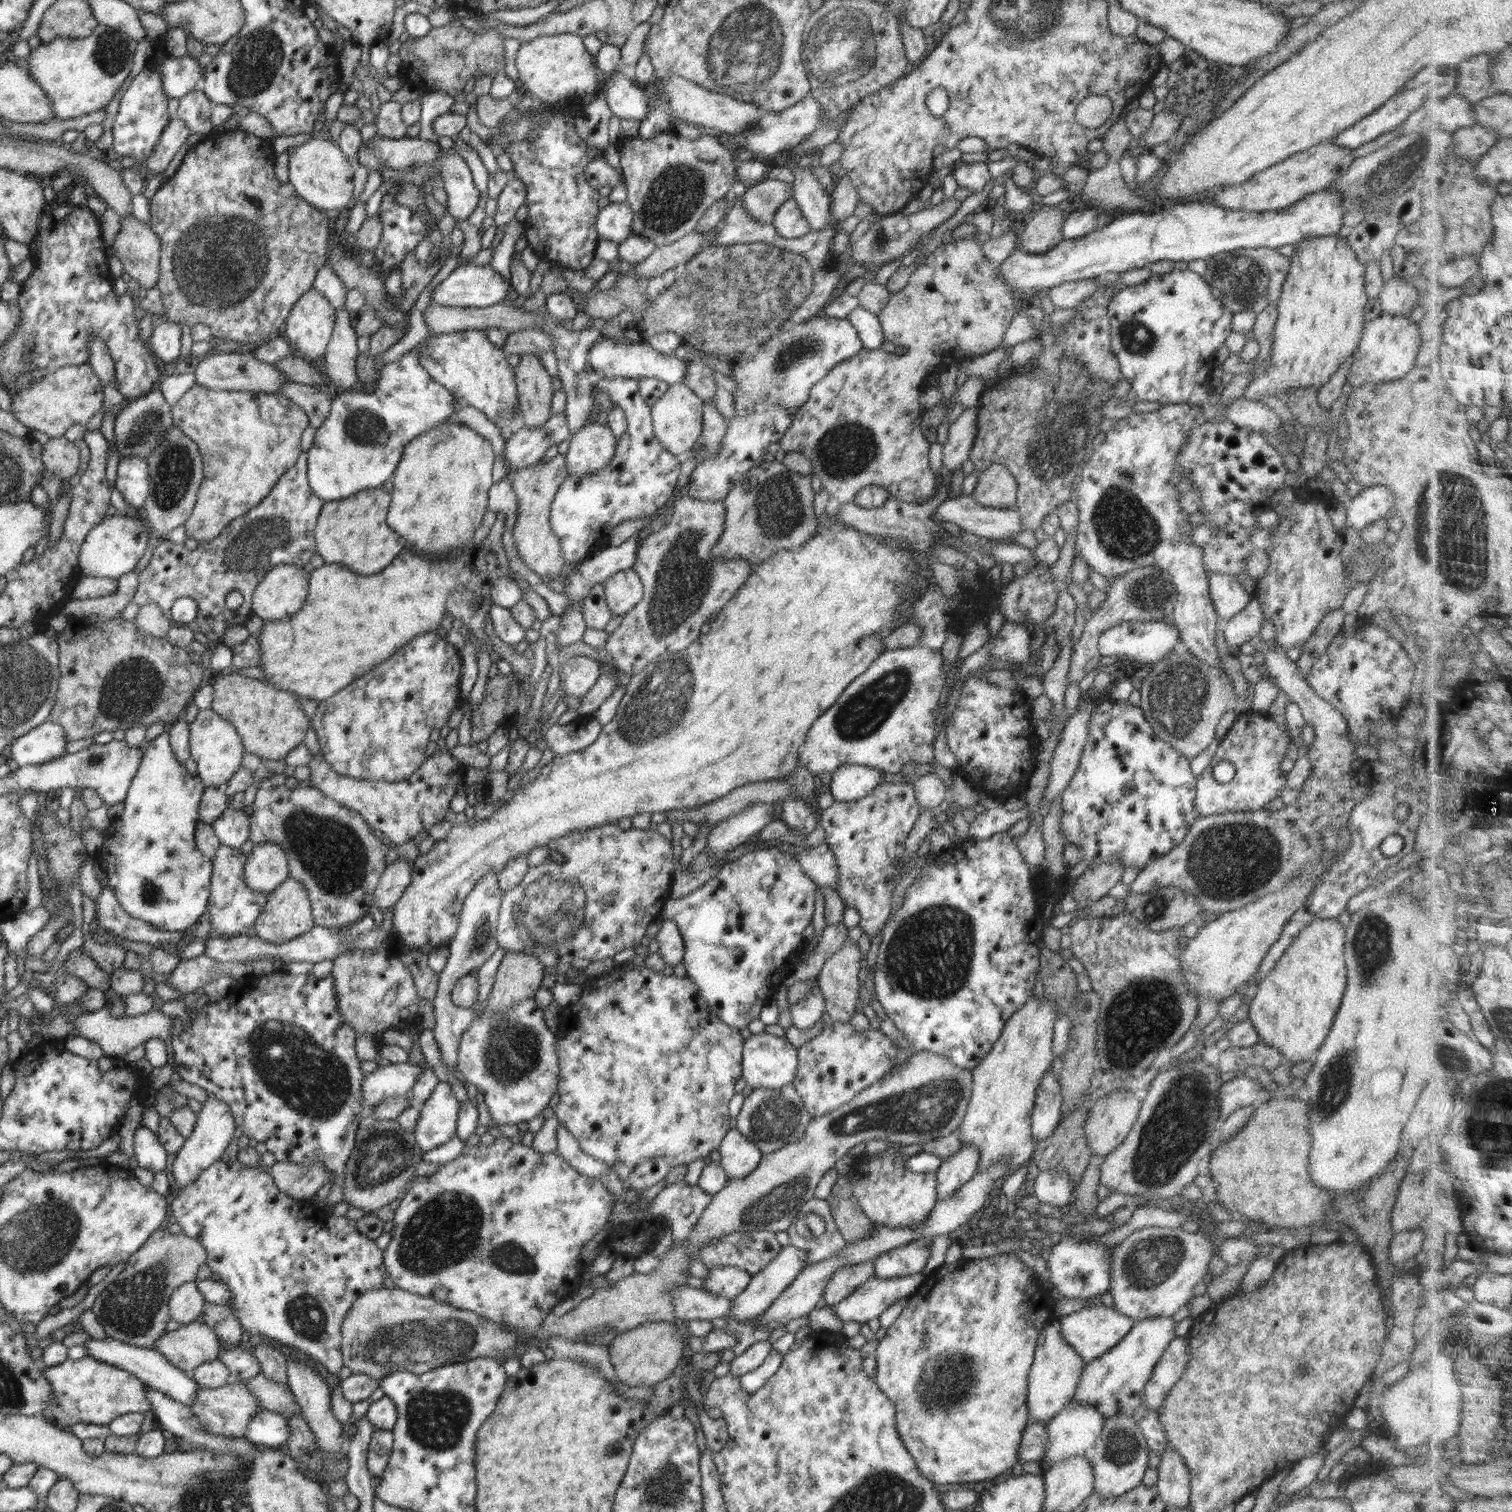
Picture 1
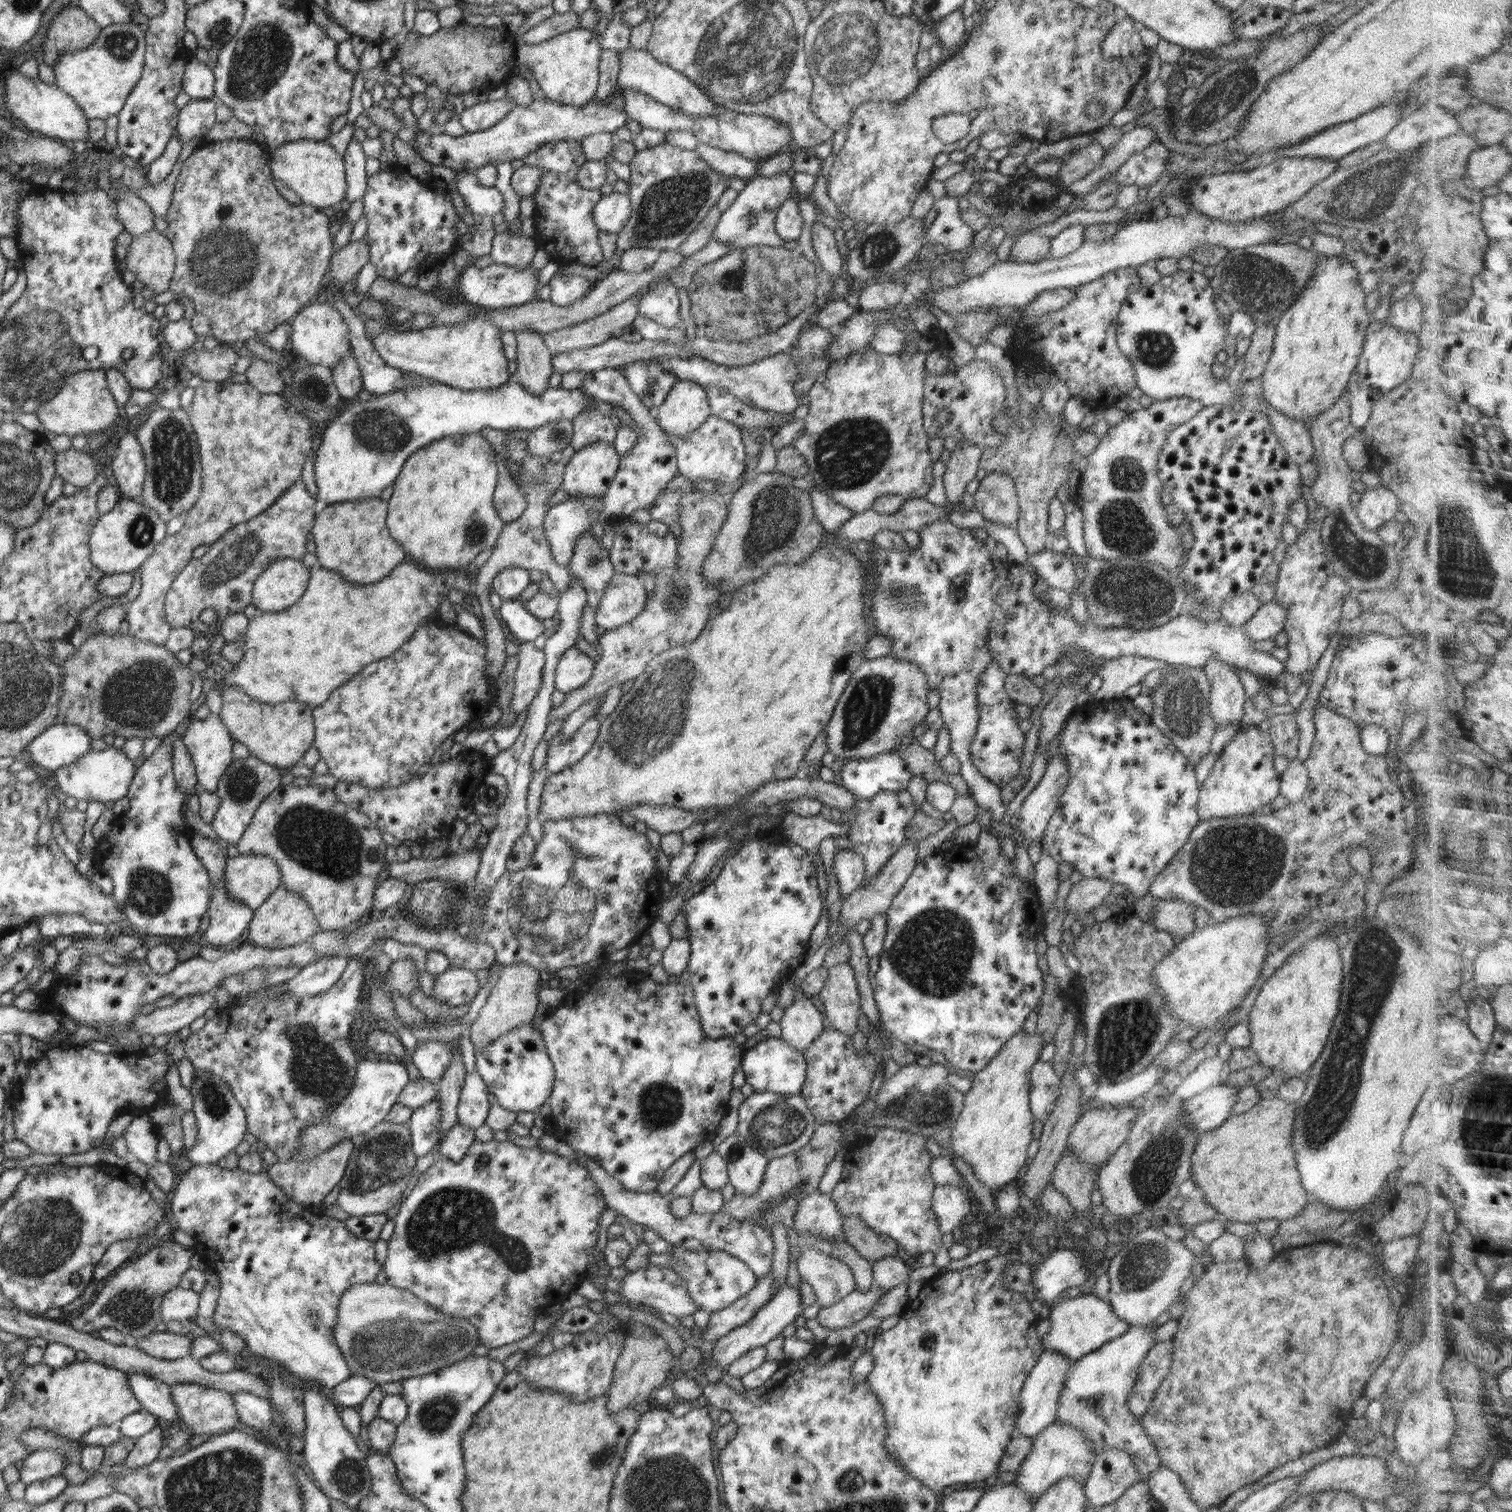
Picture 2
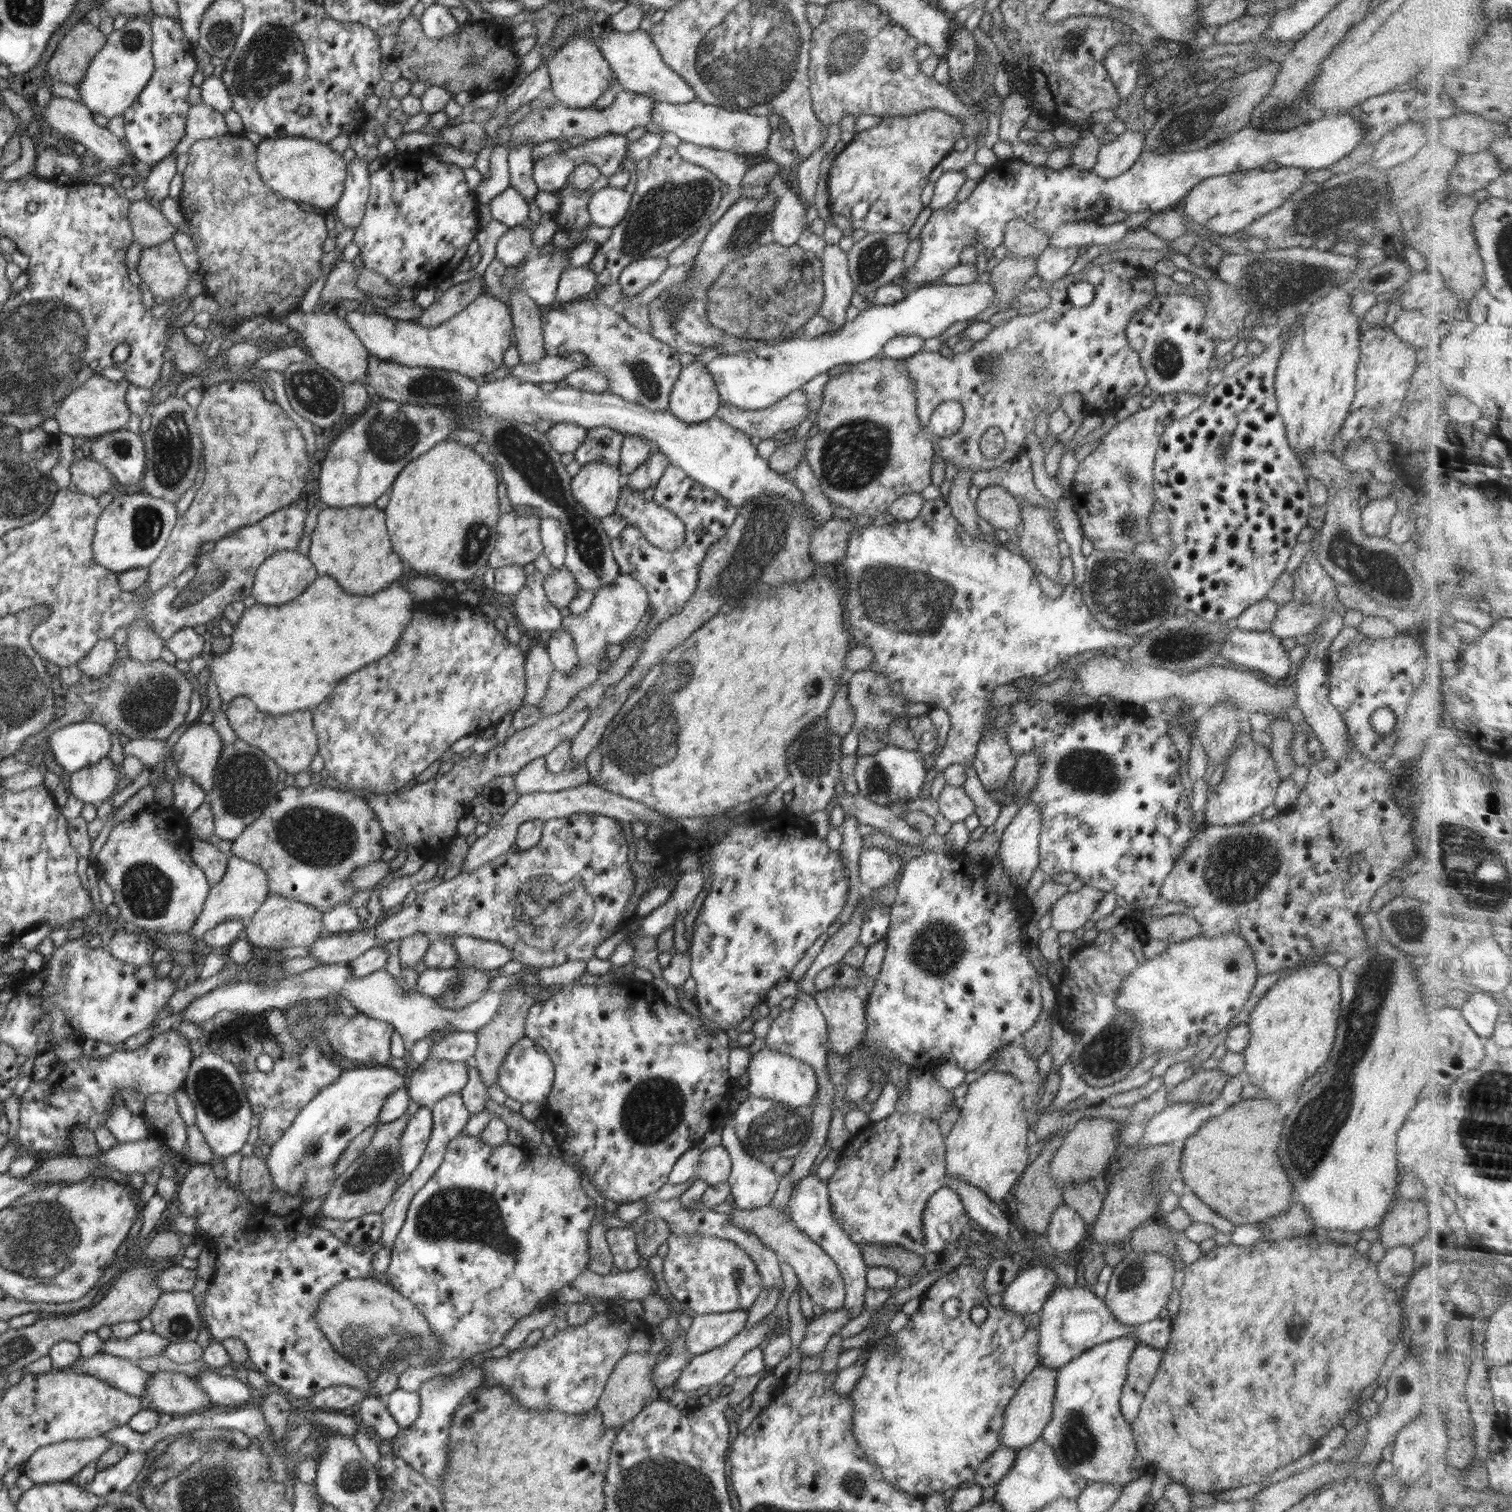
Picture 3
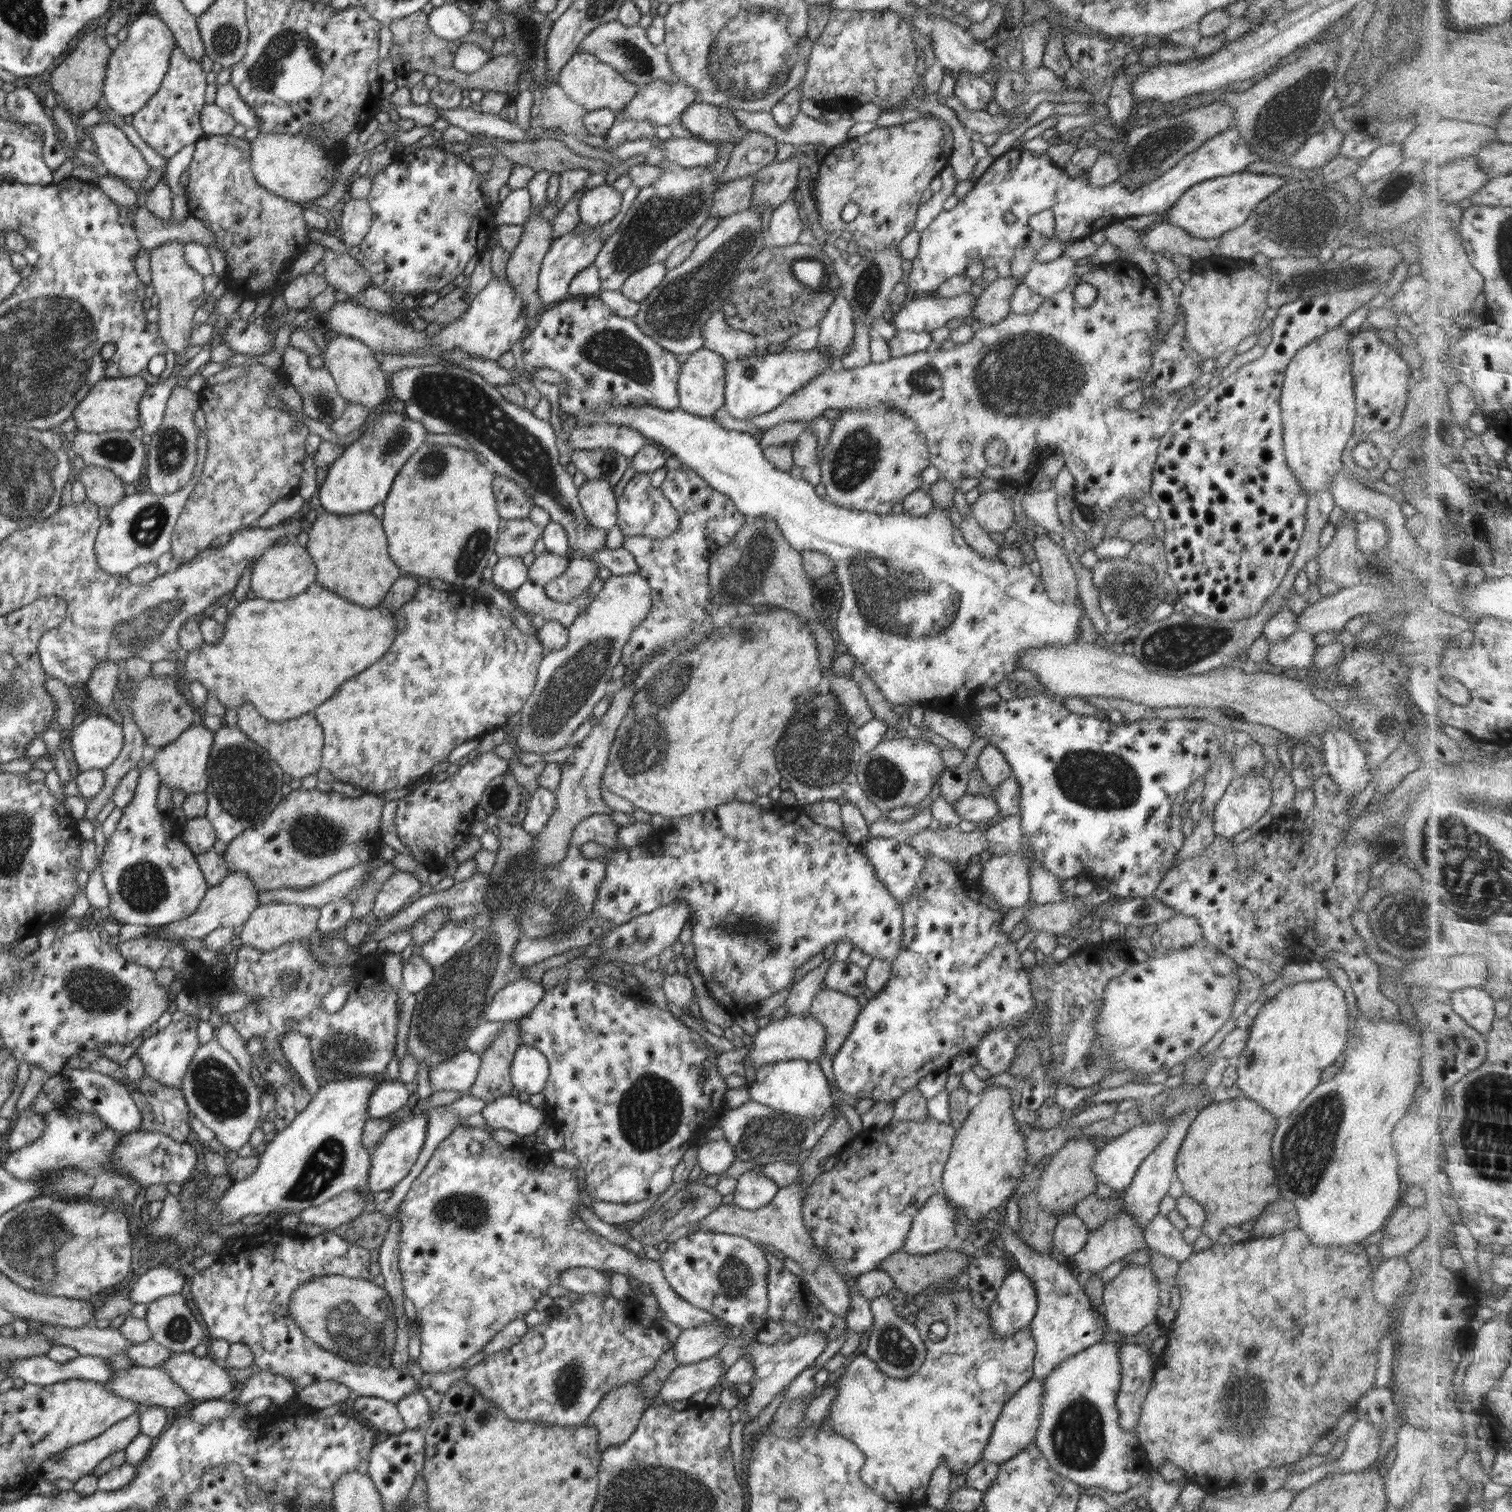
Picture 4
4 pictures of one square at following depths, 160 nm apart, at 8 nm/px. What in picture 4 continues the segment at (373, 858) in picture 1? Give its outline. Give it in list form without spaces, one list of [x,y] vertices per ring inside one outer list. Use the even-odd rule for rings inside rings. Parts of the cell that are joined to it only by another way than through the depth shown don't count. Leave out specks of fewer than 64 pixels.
[[[292,790],[260,824],[246,828],[227,843],[223,857],[230,873],[242,871],[249,876],[255,889],[304,890],[324,882],[334,874],[355,867],[372,858],[370,852],[380,848],[376,838],[384,798],[362,795],[346,798],[338,792]]]

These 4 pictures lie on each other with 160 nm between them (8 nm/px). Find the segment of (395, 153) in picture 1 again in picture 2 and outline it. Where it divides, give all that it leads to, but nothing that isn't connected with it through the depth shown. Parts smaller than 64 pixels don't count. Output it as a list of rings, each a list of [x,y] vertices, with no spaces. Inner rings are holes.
[[[617,94],[612,103],[587,103],[582,107],[574,107],[549,99],[533,101],[528,105],[518,105],[508,112],[494,126],[480,132],[450,136],[442,131],[429,135],[420,133],[414,142],[420,156],[430,165],[444,166],[460,173],[461,171],[475,172],[484,166],[509,163],[510,159],[523,159],[530,152],[541,146],[564,139],[580,141],[583,136],[598,133],[613,134],[619,128],[626,127],[628,115],[624,113],[624,98]]]

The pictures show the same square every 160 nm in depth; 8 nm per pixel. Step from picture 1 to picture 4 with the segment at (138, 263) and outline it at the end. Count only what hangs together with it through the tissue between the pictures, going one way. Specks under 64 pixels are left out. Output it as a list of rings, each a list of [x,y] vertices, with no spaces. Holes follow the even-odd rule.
[[[167,242],[150,251],[151,284],[159,298],[160,318],[159,333],[166,346],[172,352],[183,355],[192,344],[191,330],[194,328],[194,312],[201,305],[208,303],[209,297],[204,293],[204,279],[184,259],[185,243]]]

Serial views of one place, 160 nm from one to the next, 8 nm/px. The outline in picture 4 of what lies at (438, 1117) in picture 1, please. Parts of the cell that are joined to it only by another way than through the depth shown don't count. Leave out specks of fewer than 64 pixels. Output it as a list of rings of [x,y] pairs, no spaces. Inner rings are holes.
[[[416,1111],[413,1118],[394,1126],[383,1137],[378,1147],[371,1151],[368,1188],[372,1192],[376,1194],[382,1190],[391,1190],[410,1172],[426,1139],[427,1115],[426,1112]]]

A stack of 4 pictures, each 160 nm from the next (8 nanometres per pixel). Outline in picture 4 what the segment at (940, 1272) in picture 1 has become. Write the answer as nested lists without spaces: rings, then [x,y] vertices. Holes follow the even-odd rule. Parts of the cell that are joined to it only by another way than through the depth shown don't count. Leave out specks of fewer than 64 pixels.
[[[952,1281],[949,1284],[942,1284],[940,1287],[937,1287],[937,1291],[930,1296],[930,1299],[926,1301],[915,1316],[916,1320],[913,1325],[918,1329],[926,1349],[926,1356],[922,1366],[908,1378],[895,1379],[884,1375],[877,1365],[865,1354],[856,1357],[846,1366],[845,1372],[837,1379],[838,1394],[833,1400],[830,1414],[824,1422],[828,1423],[831,1426],[831,1429],[836,1431],[840,1436],[846,1437],[846,1440],[850,1440],[852,1444],[855,1444],[858,1447],[858,1450],[865,1456],[865,1463],[862,1466],[862,1471],[860,1471],[860,1480],[862,1480],[863,1484],[866,1484],[866,1487],[870,1488],[872,1492],[882,1496],[882,1500],[888,1500],[888,1502],[894,1502],[894,1504],[902,1504],[902,1506],[913,1511],[927,1505],[927,1499],[925,1498],[926,1491],[929,1488],[929,1483],[934,1470],[936,1470],[936,1467],[938,1467],[943,1460],[947,1462],[948,1469],[950,1469],[952,1473],[958,1474],[960,1477],[969,1473],[970,1468],[973,1468],[974,1465],[981,1460],[982,1453],[987,1447],[990,1435],[994,1430],[996,1419],[998,1418],[1002,1407],[1021,1386],[1024,1386],[1024,1384],[1033,1377],[1033,1360],[1036,1350],[1035,1340],[1032,1336],[1030,1326],[1021,1328],[1020,1330],[1013,1332],[1013,1335],[1007,1337],[995,1337],[995,1334],[991,1329],[989,1307],[981,1309],[974,1306],[969,1288],[966,1285],[960,1285],[960,1283],[957,1283],[956,1281]],[[935,1321],[944,1322],[948,1327],[946,1337],[937,1342],[931,1341],[928,1338],[930,1325]]]

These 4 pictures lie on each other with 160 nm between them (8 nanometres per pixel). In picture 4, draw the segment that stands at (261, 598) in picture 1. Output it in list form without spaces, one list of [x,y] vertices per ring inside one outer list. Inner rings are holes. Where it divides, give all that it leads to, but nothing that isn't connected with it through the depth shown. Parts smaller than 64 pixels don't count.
[[[295,541],[282,543],[268,548],[264,555],[255,562],[250,582],[250,590],[258,598],[270,602],[288,600],[306,592],[310,584],[315,583],[317,566],[312,561],[305,547]]]

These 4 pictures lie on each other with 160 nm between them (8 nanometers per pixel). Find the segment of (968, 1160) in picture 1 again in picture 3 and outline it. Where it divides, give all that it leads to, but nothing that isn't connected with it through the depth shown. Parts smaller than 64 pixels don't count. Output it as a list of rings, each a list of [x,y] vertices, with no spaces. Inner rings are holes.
[[[940,1187],[929,1199],[923,1214],[923,1233],[926,1251],[939,1252],[950,1247],[968,1229],[971,1218],[957,1192],[950,1187]]]

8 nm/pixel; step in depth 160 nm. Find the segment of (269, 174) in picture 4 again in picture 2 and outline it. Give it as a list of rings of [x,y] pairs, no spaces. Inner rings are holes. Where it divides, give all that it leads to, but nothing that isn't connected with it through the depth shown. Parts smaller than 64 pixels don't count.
[[[302,139],[277,146],[269,151],[269,166],[274,180],[279,180],[300,196],[307,205],[335,208],[346,198],[347,184],[343,156],[325,141]]]

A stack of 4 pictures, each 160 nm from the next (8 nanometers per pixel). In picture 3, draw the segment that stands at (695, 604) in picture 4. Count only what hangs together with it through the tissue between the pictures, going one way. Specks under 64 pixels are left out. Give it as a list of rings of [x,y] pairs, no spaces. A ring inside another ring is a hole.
[[[672,464],[664,471],[656,483],[653,501],[682,521],[685,527],[684,543],[675,550],[664,551],[652,546],[636,527],[626,526],[618,538],[611,540],[611,550],[618,563],[619,572],[629,574],[645,587],[652,608],[650,621],[662,623],[671,614],[681,610],[684,603],[696,592],[698,572],[708,548],[716,544],[726,534],[738,517],[736,508],[728,499],[703,484],[692,480],[680,467]]]

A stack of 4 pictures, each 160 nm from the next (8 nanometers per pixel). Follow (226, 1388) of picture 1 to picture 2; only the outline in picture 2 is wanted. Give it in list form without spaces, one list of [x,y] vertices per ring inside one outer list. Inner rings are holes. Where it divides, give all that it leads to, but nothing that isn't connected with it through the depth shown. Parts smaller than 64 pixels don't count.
[[[192,1383],[175,1384],[170,1386],[170,1388],[174,1402],[178,1407],[179,1418],[184,1423],[184,1428],[188,1429],[195,1436],[200,1434],[216,1436],[240,1427],[234,1397],[231,1393]]]

